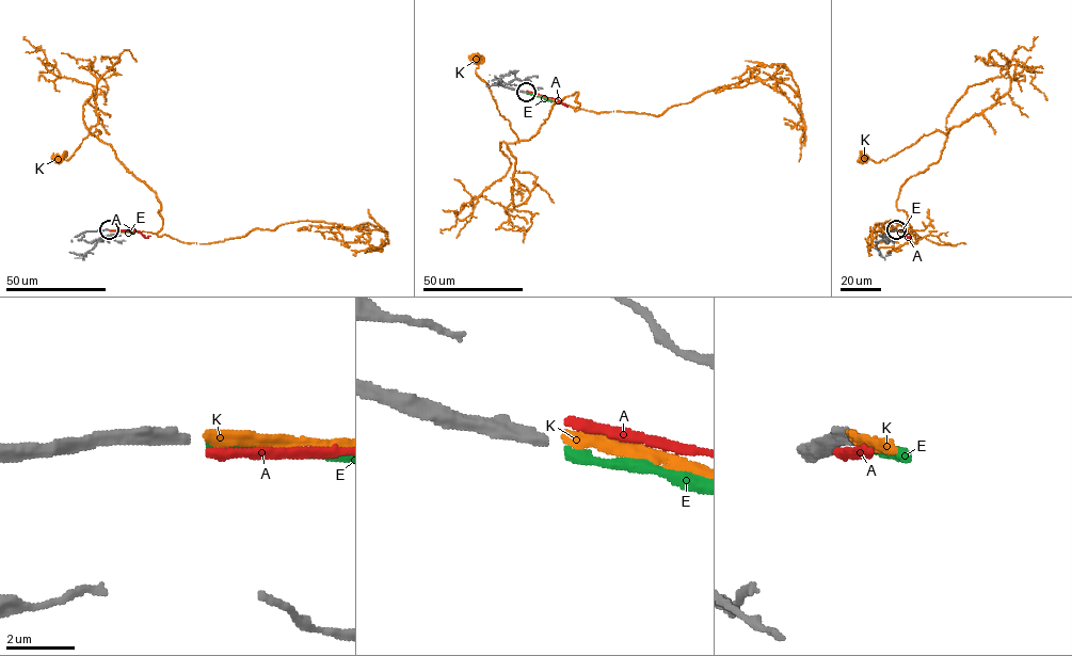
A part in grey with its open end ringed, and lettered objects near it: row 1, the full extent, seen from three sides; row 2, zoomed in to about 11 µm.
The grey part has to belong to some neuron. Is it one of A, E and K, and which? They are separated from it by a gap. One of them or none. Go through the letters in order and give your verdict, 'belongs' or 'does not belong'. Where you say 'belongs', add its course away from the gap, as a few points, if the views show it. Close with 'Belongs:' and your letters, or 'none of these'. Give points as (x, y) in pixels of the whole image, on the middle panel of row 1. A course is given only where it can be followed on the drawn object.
A: does not belong
E: does not belong
K: belongs; it runs (526, 92), (579, 106), (577, 92), (565, 96), (533, 137), (514, 142), (515, 133), (477, 74), (475, 59)
Belongs: K

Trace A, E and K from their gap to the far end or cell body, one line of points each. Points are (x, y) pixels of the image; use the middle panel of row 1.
A: (527, 91), (556, 98), (568, 107)
E: (527, 93), (552, 101)
K: (526, 92), (579, 106), (577, 92), (565, 96), (533, 137), (514, 142), (515, 133), (477, 74), (475, 59)

